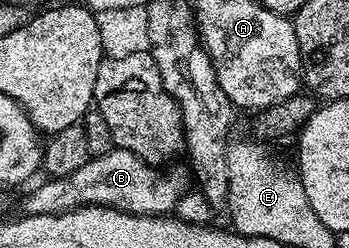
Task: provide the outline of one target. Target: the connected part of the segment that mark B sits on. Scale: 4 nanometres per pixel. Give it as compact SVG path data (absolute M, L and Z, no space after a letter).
M116 148L90 156L83 168L75 168L71 176L45 180L25 199L20 199L19 210L22 215L43 216L44 214L62 214L80 206L110 206L128 214L168 215L176 211L177 202L185 191L190 189L191 178L181 170L154 168L142 158L126 150Z

